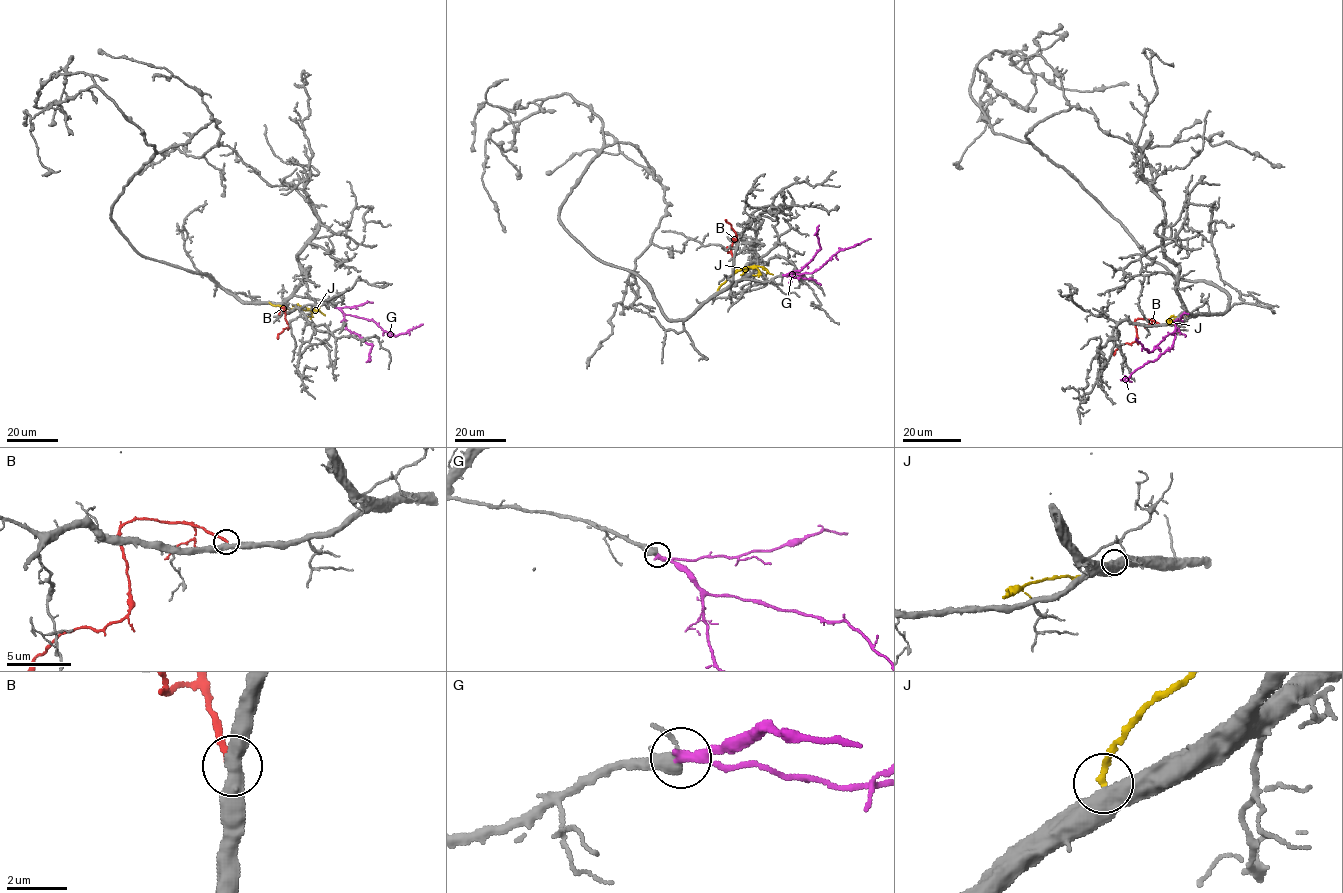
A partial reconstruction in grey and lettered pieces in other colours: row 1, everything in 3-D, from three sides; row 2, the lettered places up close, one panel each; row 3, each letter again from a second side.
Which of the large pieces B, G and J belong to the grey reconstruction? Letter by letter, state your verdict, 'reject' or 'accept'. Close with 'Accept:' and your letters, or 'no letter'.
B: reject
G: accept
J: reject
Accept: G

